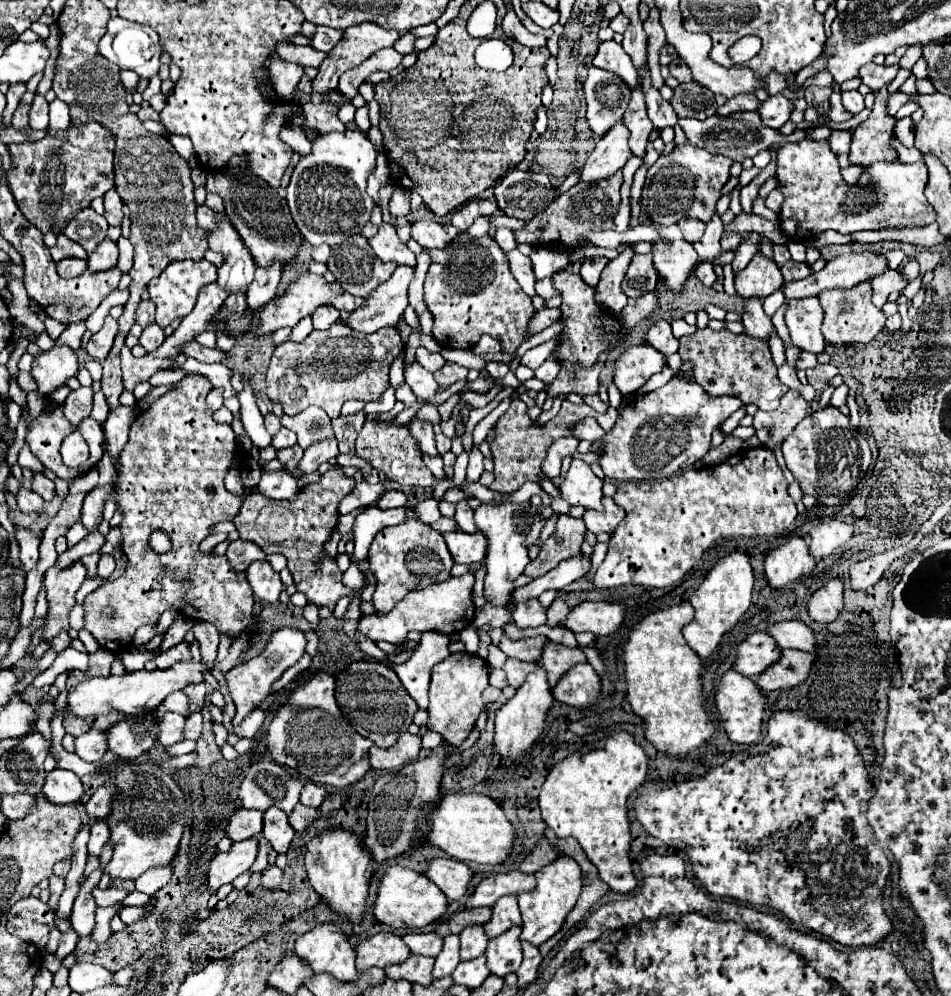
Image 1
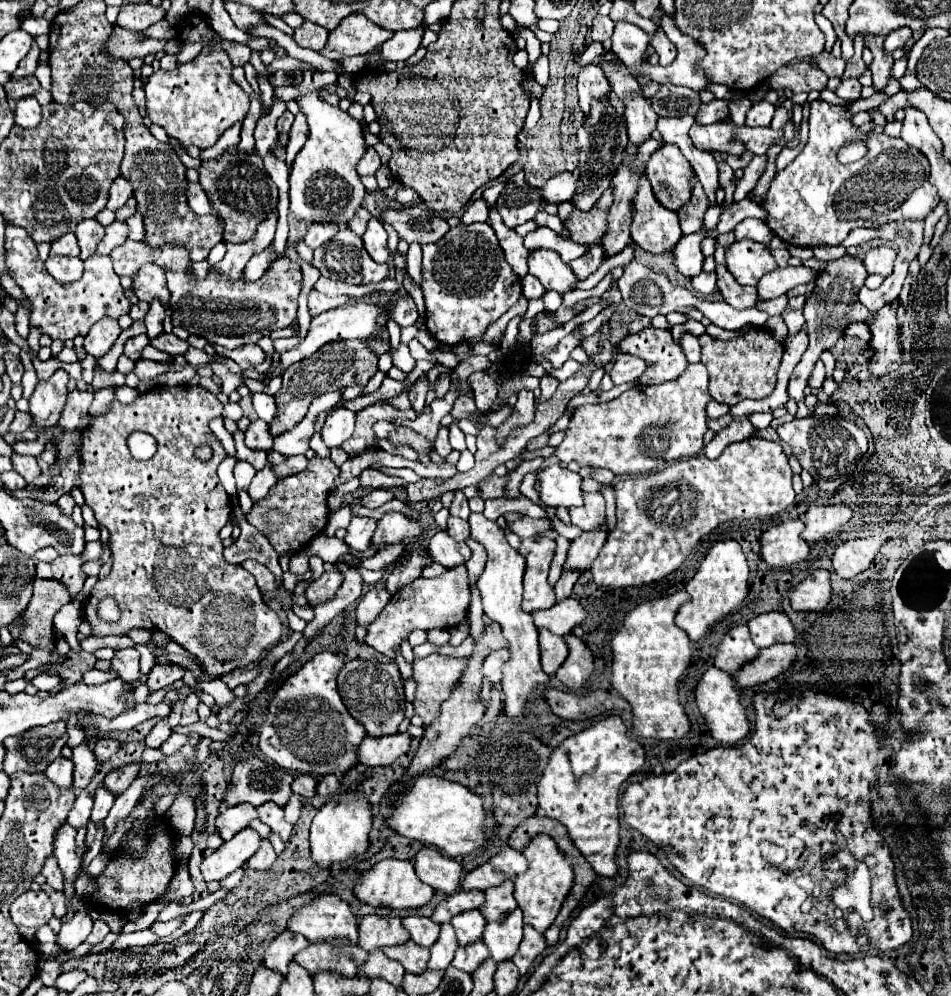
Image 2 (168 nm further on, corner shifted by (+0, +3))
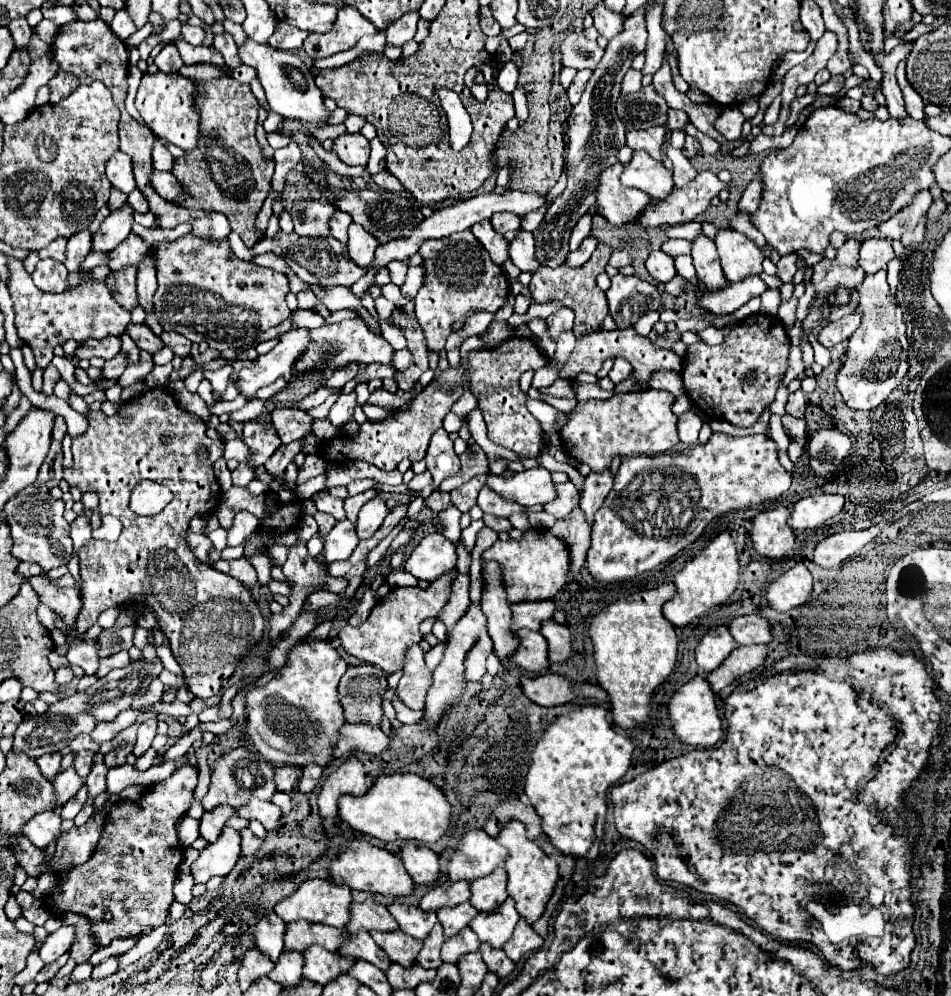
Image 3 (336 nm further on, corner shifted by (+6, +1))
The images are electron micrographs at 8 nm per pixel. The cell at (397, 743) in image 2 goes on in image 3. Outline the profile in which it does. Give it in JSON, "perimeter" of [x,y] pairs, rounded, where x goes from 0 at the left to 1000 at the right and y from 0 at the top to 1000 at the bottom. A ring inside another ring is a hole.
{"perimeter":[[[363,725],[356,731],[356,743],[350,751],[350,759],[365,761],[373,753],[382,753],[382,755],[394,759],[394,757],[407,753],[409,745],[411,743],[394,727],[382,727],[382,725],[367,727],[367,725]]]}

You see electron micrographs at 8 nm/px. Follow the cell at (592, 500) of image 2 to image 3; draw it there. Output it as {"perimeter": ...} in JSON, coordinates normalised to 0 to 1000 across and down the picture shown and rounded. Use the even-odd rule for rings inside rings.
{"perimeter":[[[592,484],[592,486],[584,486],[584,494],[586,494],[584,502],[575,504],[571,512],[581,516],[584,520],[596,520],[596,514],[600,514],[609,506],[607,490],[603,488],[603,484]]]}

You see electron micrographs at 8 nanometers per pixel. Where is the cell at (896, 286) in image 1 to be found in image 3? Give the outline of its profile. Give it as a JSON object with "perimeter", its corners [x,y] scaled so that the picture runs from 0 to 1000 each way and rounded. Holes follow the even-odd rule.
{"perimeter":[[[914,239],[905,245],[903,267],[910,271],[910,275],[918,275],[920,271],[931,271],[937,259],[941,259],[941,255],[937,243],[931,239]]]}

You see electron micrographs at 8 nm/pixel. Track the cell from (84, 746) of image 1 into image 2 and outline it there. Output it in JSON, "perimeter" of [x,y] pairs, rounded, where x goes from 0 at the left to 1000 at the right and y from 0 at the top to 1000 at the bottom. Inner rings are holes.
{"perimeter":[[[85,745],[79,753],[77,753],[77,761],[79,765],[79,775],[77,775],[77,789],[79,791],[89,791],[98,777],[100,777],[100,771],[102,771],[102,761],[100,761],[100,755],[96,751],[94,745]]]}

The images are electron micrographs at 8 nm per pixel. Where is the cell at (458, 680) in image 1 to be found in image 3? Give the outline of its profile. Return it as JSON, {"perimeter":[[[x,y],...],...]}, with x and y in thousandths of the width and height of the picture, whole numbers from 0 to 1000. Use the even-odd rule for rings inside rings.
{"perimeter":[[[432,647],[426,653],[424,679],[420,683],[420,689],[415,691],[415,697],[426,709],[434,713],[445,713],[451,689],[453,689],[453,675],[445,665],[445,653],[441,651],[441,647]]]}

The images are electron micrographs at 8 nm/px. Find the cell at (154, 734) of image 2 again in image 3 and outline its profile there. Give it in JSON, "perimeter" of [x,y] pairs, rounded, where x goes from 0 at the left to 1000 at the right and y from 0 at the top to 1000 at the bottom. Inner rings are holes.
{"perimeter":[[[157,721],[157,723],[148,725],[148,729],[144,733],[144,745],[142,745],[142,751],[140,751],[142,759],[150,759],[159,751],[159,745],[163,741],[163,733],[165,733],[165,723],[163,721]]]}

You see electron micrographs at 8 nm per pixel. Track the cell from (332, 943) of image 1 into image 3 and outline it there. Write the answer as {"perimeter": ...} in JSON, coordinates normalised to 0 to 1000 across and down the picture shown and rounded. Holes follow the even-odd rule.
{"perimeter":[[[325,882],[306,900],[289,908],[289,918],[293,918],[300,926],[321,922],[325,926],[338,926],[350,932],[363,932],[365,922],[367,922],[367,908],[369,908],[369,894],[365,890],[356,890],[340,882]]]}

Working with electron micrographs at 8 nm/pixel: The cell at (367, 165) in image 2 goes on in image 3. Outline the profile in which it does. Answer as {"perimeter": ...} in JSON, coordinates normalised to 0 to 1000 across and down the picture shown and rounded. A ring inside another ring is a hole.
{"perimeter":[[[363,133],[350,141],[348,151],[354,153],[356,161],[365,167],[384,167],[388,159],[388,141],[382,135]]]}

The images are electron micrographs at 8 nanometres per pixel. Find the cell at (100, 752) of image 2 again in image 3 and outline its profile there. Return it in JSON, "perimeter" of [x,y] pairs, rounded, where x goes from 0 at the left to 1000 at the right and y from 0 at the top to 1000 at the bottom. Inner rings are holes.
{"perimeter":[[[85,753],[85,755],[79,757],[77,771],[79,771],[79,775],[81,775],[85,781],[89,781],[89,779],[94,777],[96,767],[98,767],[98,761],[102,761],[102,759],[98,759],[96,755],[89,755],[89,753]]]}

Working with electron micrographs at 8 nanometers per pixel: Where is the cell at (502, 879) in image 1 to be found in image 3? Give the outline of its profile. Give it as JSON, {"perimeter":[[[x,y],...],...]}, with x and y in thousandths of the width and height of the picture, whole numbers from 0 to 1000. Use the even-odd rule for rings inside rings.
{"perimeter":[[[489,831],[485,845],[478,849],[478,855],[472,861],[472,869],[470,869],[470,880],[474,884],[499,884],[506,882],[510,878],[516,878],[516,873],[521,873],[521,869],[529,869],[533,859],[533,853],[516,839],[510,837],[510,833],[502,833],[502,831]]]}

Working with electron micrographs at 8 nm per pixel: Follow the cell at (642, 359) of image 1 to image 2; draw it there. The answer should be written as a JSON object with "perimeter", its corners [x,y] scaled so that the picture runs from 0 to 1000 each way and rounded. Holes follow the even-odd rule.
{"perimeter":[[[649,353],[640,376],[642,376],[645,386],[659,386],[659,384],[672,382],[672,378],[678,373],[678,369],[680,369],[678,361],[674,361],[672,357],[664,357],[659,353]]]}

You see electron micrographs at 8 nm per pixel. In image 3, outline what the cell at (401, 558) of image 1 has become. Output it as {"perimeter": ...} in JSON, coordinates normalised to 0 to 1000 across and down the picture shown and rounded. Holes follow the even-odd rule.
{"perimeter":[[[394,498],[377,512],[377,520],[373,524],[375,538],[380,542],[388,540],[388,534],[396,534],[401,526],[403,526],[403,500]]]}

